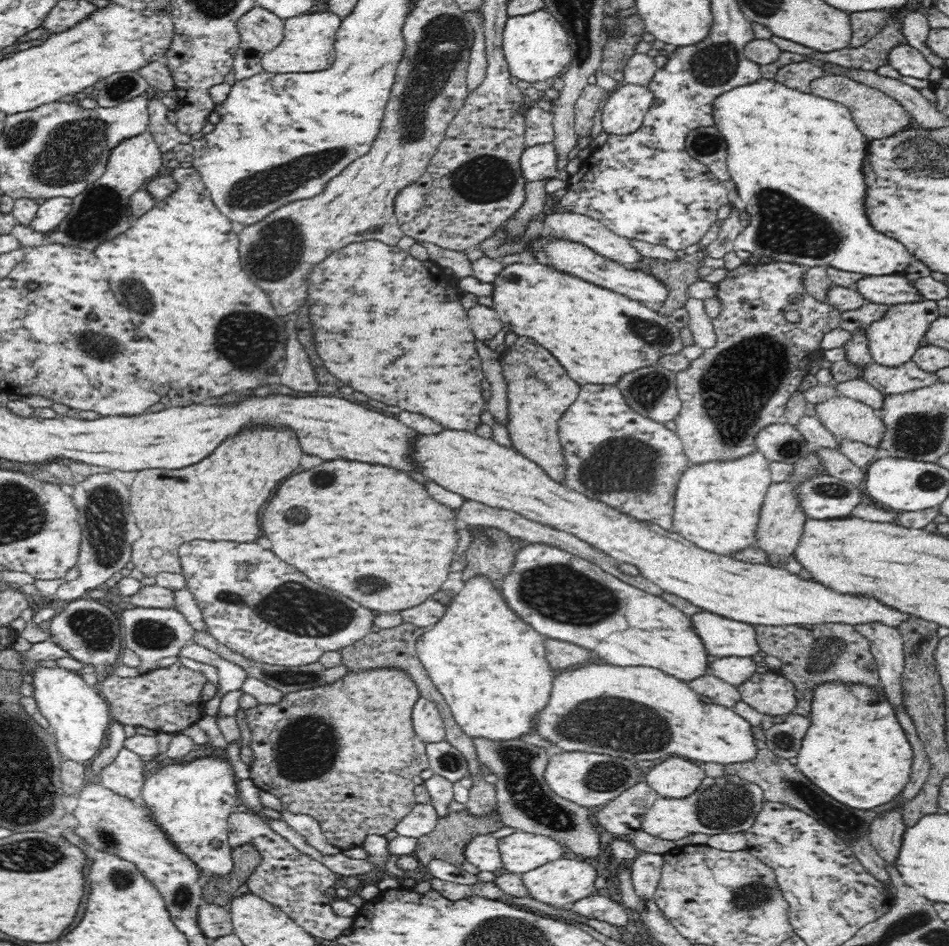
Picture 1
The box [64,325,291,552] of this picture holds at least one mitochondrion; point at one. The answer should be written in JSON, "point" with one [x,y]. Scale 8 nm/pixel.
{"point":[102,347]}

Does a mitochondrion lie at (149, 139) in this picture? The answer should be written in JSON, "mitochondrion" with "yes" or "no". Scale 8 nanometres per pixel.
{"mitochondrion":"no"}

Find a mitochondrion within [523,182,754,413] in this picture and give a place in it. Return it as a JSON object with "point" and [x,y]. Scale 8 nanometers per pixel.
{"point":[655,335]}

